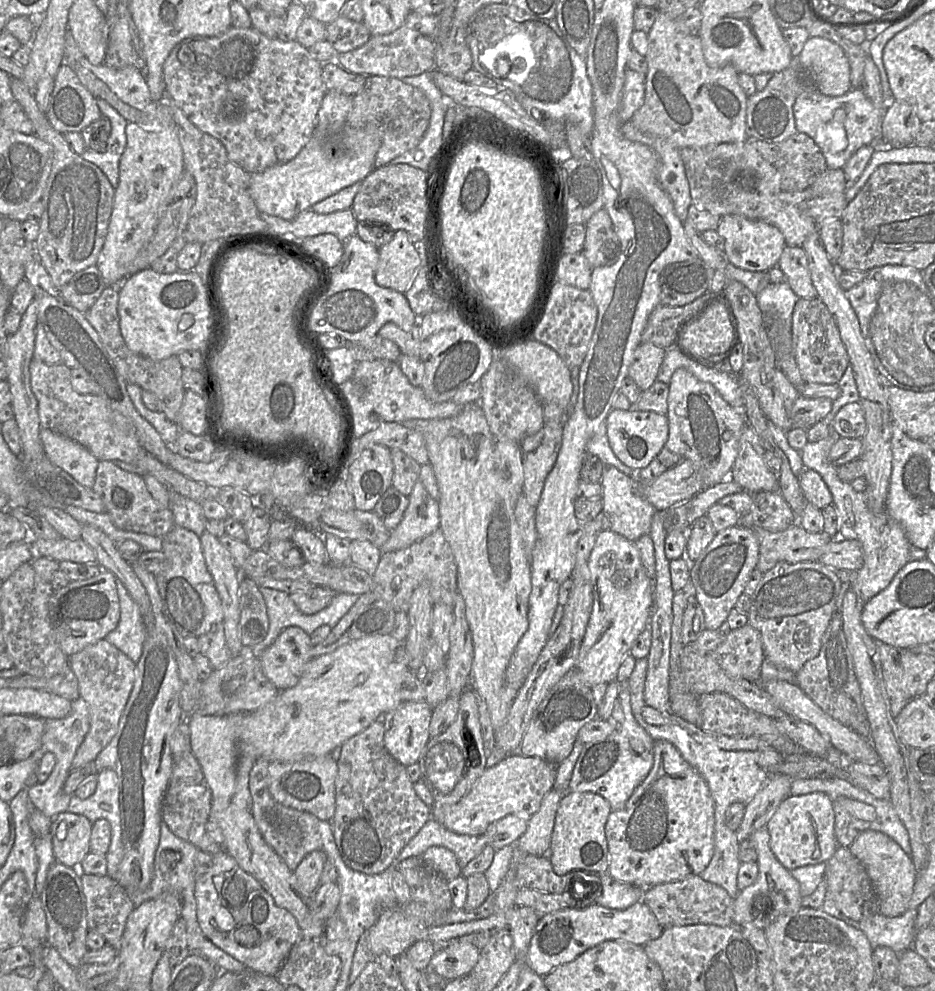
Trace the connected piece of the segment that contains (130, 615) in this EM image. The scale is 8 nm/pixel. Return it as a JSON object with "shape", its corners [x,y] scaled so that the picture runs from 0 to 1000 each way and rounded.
{"shape":[[[124,584],[128,624],[124,634],[111,646],[122,651],[143,669],[149,667],[156,644],[154,625],[145,607],[130,587]]]}

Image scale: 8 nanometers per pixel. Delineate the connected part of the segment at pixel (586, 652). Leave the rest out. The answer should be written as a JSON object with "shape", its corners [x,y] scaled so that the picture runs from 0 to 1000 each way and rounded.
{"shape":[[[653,534],[639,538],[629,573],[634,609],[615,676],[619,686],[634,694],[640,690],[659,688],[665,667],[693,632],[698,608],[698,586],[692,580],[678,546]]]}

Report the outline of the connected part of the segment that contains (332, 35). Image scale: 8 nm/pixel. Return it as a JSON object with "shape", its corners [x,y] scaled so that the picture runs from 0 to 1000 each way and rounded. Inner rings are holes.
{"shape":[[[364,15],[349,24],[350,39],[363,52],[372,52],[389,45],[397,37],[390,23],[374,20]]]}

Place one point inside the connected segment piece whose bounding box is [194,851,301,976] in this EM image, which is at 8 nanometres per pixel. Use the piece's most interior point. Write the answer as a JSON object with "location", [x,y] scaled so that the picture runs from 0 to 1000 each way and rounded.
{"location":[250,919]}

